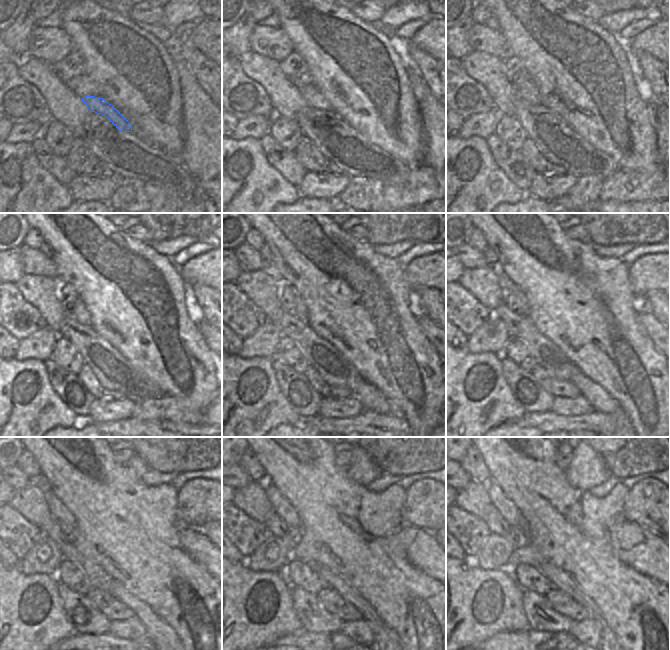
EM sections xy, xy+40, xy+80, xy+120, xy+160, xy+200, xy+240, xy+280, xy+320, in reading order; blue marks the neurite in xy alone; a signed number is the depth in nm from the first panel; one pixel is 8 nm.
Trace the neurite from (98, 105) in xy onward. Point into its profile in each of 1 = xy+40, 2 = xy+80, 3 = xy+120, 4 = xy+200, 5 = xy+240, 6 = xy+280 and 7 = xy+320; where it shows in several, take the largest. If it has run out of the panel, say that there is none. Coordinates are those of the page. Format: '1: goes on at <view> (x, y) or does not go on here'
1: goes on at xy+40 (313, 98)
2: goes on at xy+80 (528, 91)
3: goes on at xy+120 (79, 314)
4: goes on at xy+200 (505, 284)
5: goes on at xy+240 (59, 512)
6: goes on at xy+280 (282, 508)
7: goes on at xy+320 (505, 508)

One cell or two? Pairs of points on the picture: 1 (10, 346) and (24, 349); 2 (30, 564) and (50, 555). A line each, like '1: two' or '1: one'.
1: two
2: one

